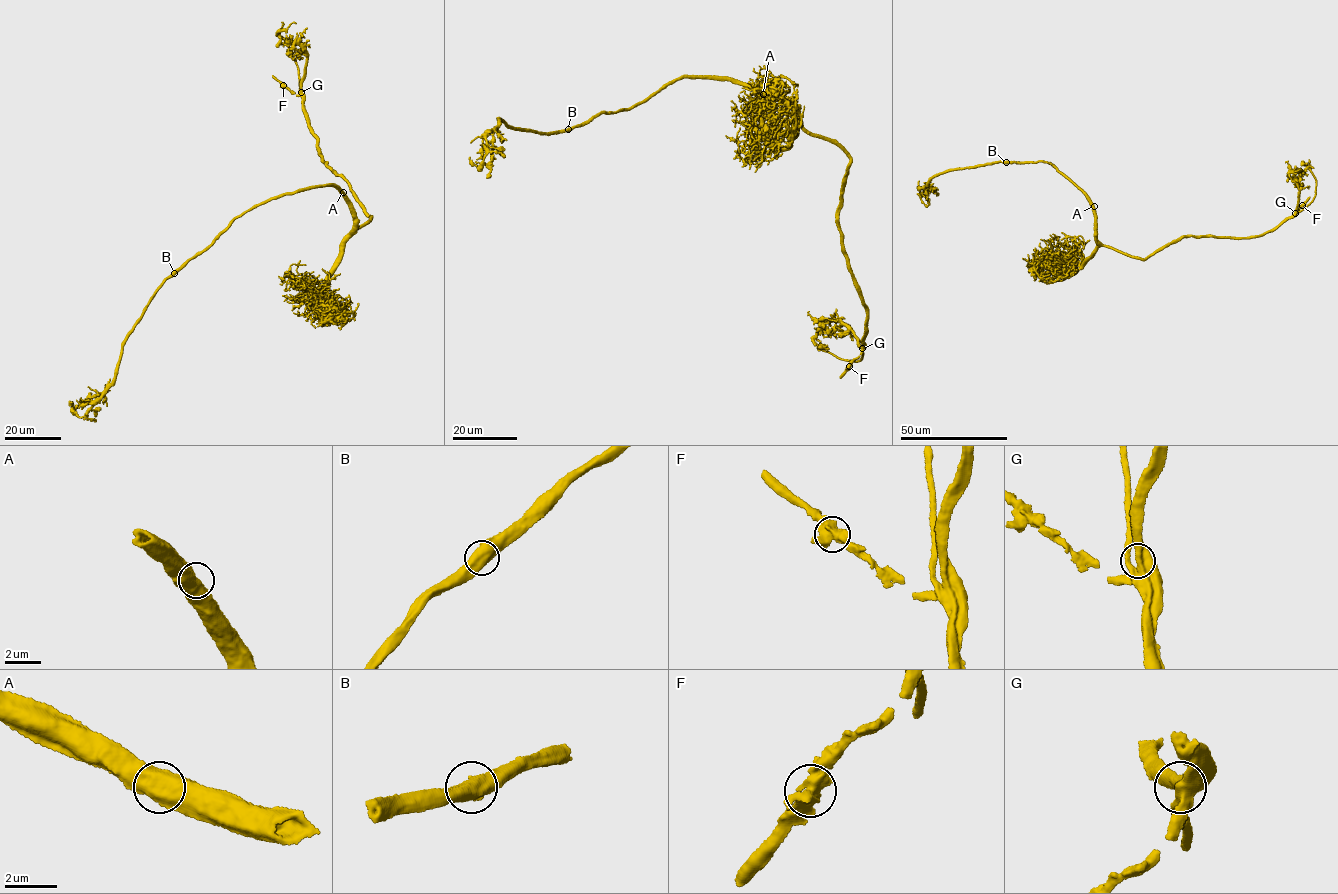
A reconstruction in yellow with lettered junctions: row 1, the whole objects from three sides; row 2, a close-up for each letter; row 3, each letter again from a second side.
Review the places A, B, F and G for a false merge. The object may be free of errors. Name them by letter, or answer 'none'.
none

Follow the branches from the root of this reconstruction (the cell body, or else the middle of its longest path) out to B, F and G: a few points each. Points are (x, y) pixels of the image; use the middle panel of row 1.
B: (761, 93), (727, 79), (687, 77), (663, 85), (629, 108), (601, 112), (568, 129)
F: (761, 93), (791, 107), (800, 125), (850, 159), (838, 228), (867, 331), (849, 366)
G: (761, 93), (791, 107), (800, 125), (827, 137), (850, 159), (838, 228), (843, 255), (866, 311), (862, 348)

